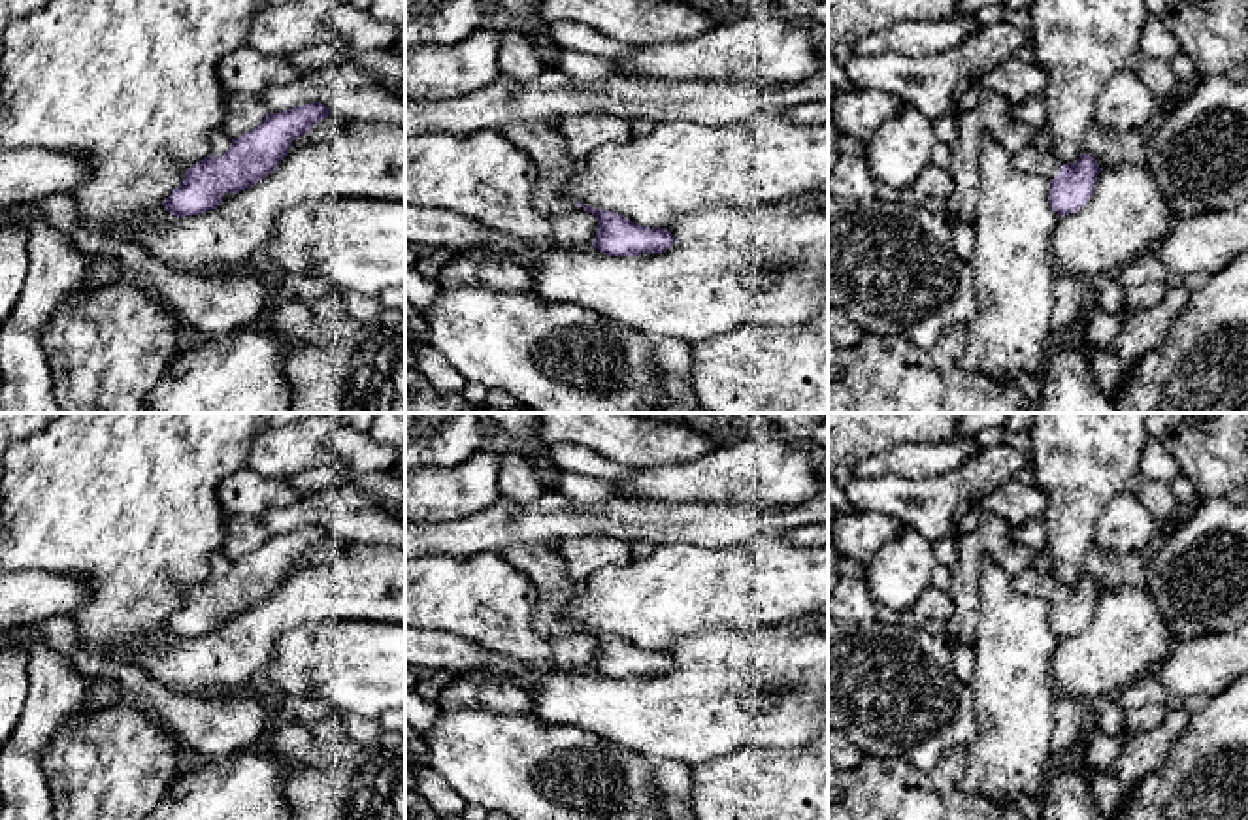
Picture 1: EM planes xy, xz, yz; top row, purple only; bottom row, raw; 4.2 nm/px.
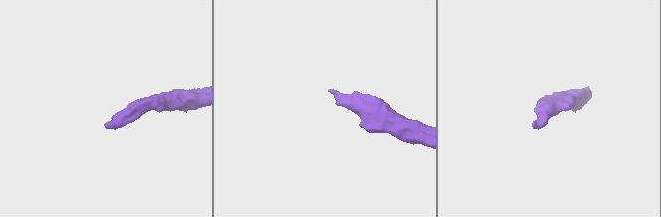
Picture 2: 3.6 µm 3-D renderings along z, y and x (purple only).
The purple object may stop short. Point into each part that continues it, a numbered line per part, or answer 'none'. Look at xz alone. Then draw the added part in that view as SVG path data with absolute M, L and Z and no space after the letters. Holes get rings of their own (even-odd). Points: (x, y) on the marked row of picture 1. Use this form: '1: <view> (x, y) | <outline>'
1: xz (545, 146) | M513 123L496 130L537 166L532 205L545 217L560 217L577 207L571 183L583 172L583 162L567 151L558 128L547 123Z

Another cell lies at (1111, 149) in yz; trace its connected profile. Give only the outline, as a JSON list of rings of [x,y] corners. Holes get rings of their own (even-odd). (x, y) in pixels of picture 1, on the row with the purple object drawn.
[[[1092,121],[1082,134],[1082,151],[1094,156],[1099,168],[1144,162],[1144,130],[1112,132]]]

